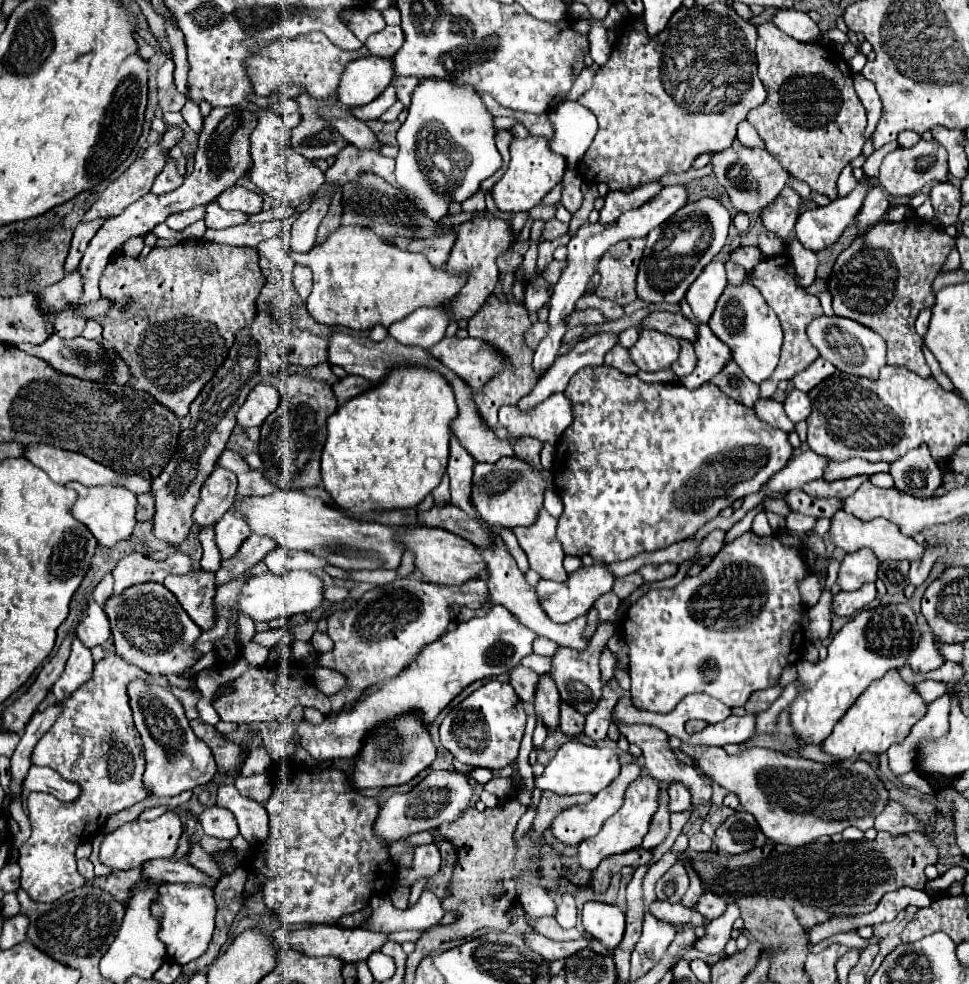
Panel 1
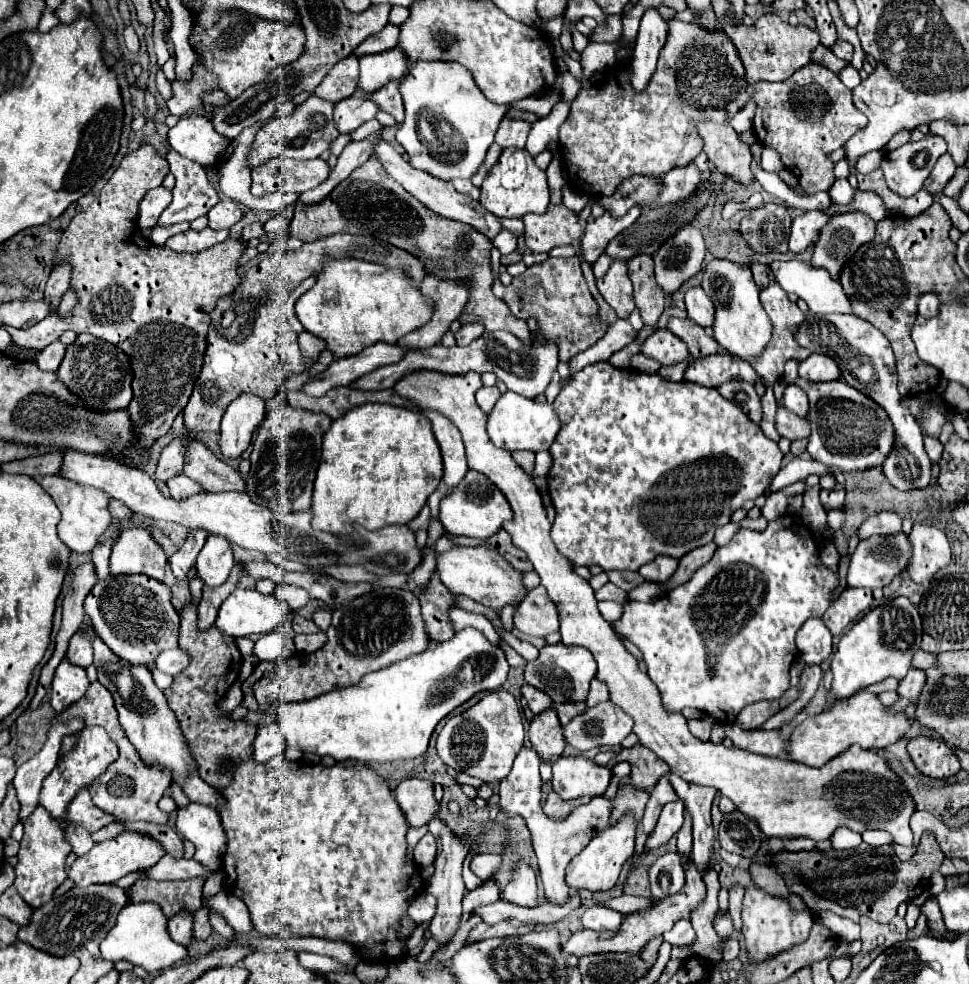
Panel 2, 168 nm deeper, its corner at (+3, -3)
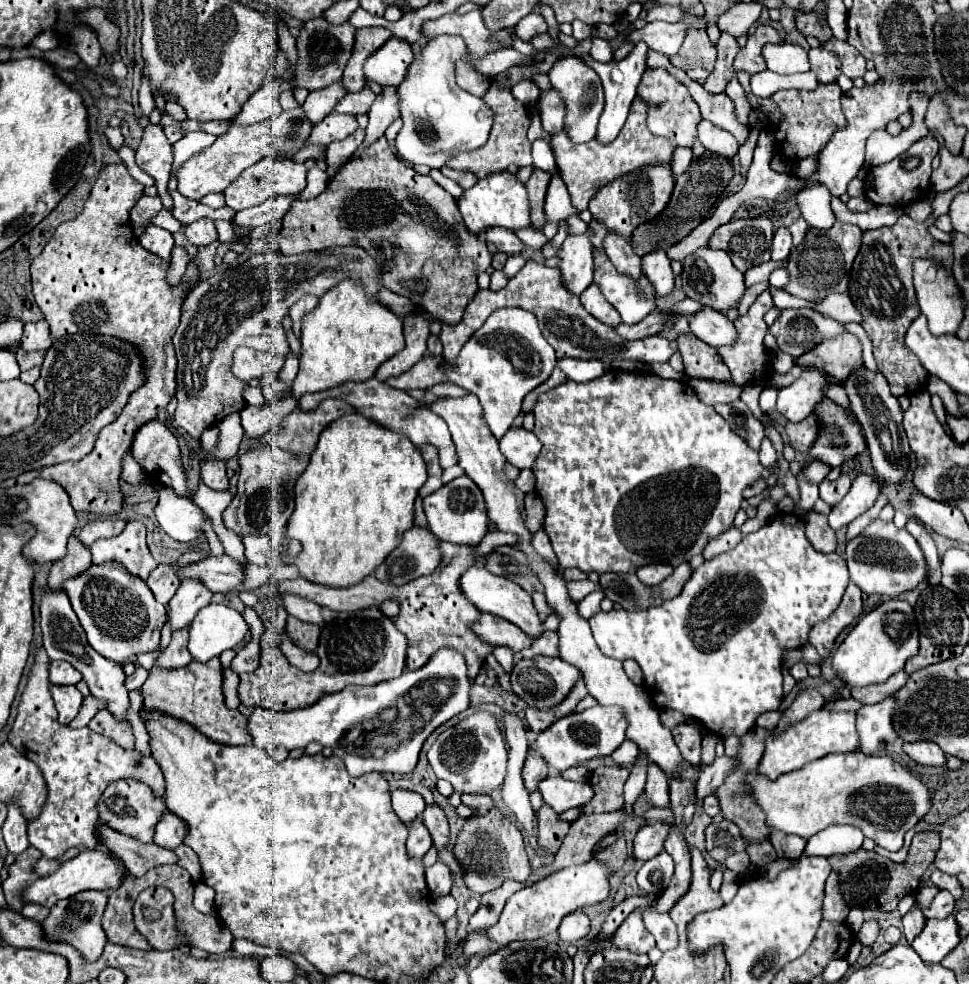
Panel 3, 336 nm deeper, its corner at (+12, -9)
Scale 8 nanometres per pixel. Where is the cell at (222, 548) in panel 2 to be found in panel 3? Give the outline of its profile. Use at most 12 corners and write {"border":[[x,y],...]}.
{"border":[[184,580],[168,604],[170,630],[182,630],[212,594]]}

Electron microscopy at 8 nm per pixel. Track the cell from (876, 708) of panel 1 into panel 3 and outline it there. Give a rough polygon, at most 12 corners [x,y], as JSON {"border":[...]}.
{"border":[[816,710],[766,738],[768,780],[858,750],[856,714]]}

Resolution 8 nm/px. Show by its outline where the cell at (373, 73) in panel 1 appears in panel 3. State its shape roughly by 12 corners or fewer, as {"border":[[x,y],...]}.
{"border":[[392,36],[366,60],[364,76],[398,86],[414,60],[412,46]]}

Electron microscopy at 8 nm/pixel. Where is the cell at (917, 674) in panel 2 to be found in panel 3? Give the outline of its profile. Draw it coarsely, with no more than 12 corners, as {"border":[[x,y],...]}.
{"border":[[894,698],[856,712],[860,752],[874,754],[896,740]]}

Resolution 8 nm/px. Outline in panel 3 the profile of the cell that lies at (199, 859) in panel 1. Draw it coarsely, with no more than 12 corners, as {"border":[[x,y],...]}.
{"border":[[100,828],[102,846],[124,862],[132,876],[178,862],[172,850],[142,844]]}

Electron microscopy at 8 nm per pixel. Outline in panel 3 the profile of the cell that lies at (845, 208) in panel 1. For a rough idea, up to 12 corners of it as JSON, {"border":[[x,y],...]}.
{"border":[[780,226],[772,240],[772,260],[786,260],[792,250],[790,230]]}

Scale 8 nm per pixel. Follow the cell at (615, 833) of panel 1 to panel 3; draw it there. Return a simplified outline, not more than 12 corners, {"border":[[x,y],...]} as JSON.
{"border":[[598,860],[558,870],[508,898],[498,922],[470,930],[482,960],[514,940],[554,934],[576,908],[608,898]]}

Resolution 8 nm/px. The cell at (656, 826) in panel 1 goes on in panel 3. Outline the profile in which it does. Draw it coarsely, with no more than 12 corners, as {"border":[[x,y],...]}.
{"border":[[648,764],[644,788],[648,800],[666,808],[668,776],[658,764]]}

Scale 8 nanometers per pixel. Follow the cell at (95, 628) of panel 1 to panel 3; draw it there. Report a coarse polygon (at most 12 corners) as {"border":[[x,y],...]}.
{"border":[[66,662],[50,664],[50,684],[74,686],[80,672]]}

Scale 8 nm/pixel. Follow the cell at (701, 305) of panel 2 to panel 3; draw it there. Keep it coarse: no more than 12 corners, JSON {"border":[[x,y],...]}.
{"border":[[704,308],[690,320],[694,336],[714,348],[732,346],[734,322]]}

